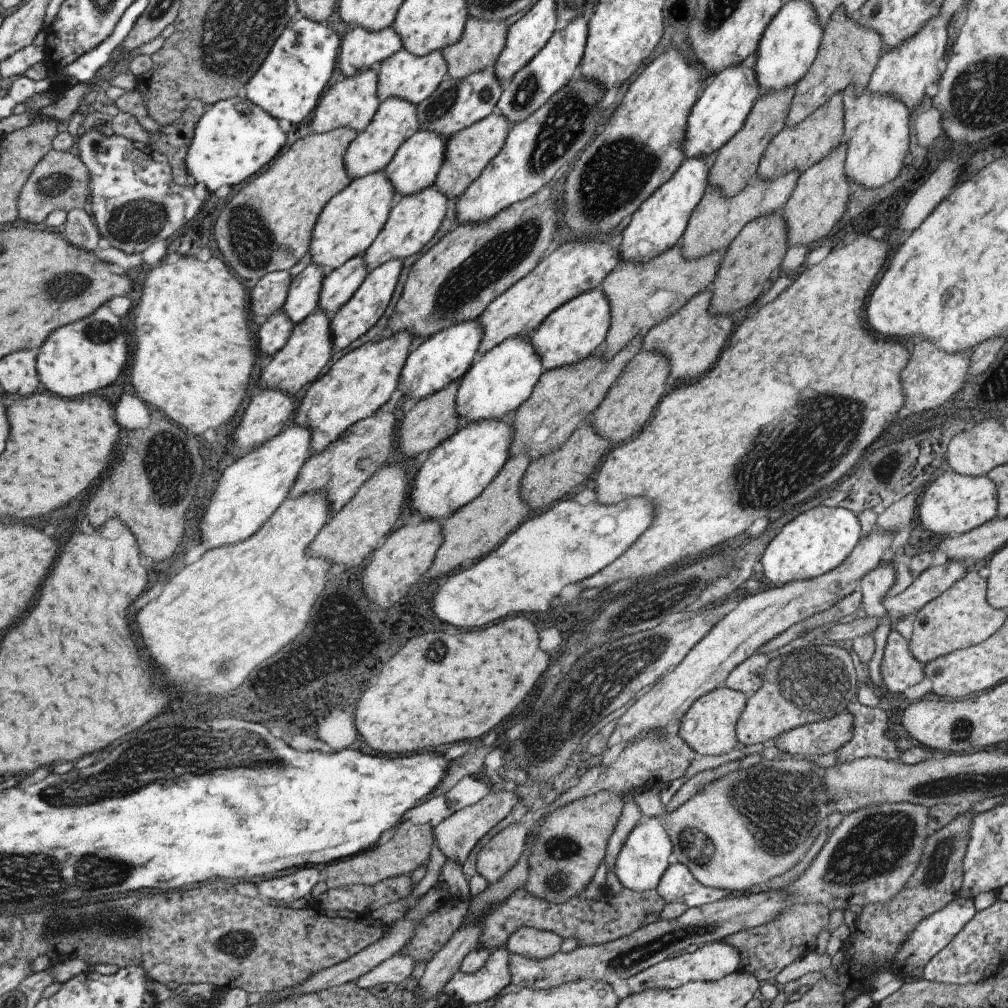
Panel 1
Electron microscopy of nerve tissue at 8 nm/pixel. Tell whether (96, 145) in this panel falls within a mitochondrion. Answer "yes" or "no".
no

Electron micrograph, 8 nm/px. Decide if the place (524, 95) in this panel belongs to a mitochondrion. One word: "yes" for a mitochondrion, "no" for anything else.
yes

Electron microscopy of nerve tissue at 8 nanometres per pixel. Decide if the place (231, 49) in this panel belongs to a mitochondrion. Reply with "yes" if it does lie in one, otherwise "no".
yes

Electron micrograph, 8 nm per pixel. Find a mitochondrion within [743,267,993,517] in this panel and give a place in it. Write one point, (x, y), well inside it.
(887, 467)

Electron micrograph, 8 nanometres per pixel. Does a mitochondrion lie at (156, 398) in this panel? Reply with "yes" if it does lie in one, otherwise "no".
no

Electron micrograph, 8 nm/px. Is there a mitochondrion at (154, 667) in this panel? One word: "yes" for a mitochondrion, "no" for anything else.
no

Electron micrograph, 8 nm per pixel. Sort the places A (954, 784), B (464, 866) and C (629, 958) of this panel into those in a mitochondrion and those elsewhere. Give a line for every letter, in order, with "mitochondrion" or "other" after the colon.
A: mitochondrion
B: other
C: mitochondrion

